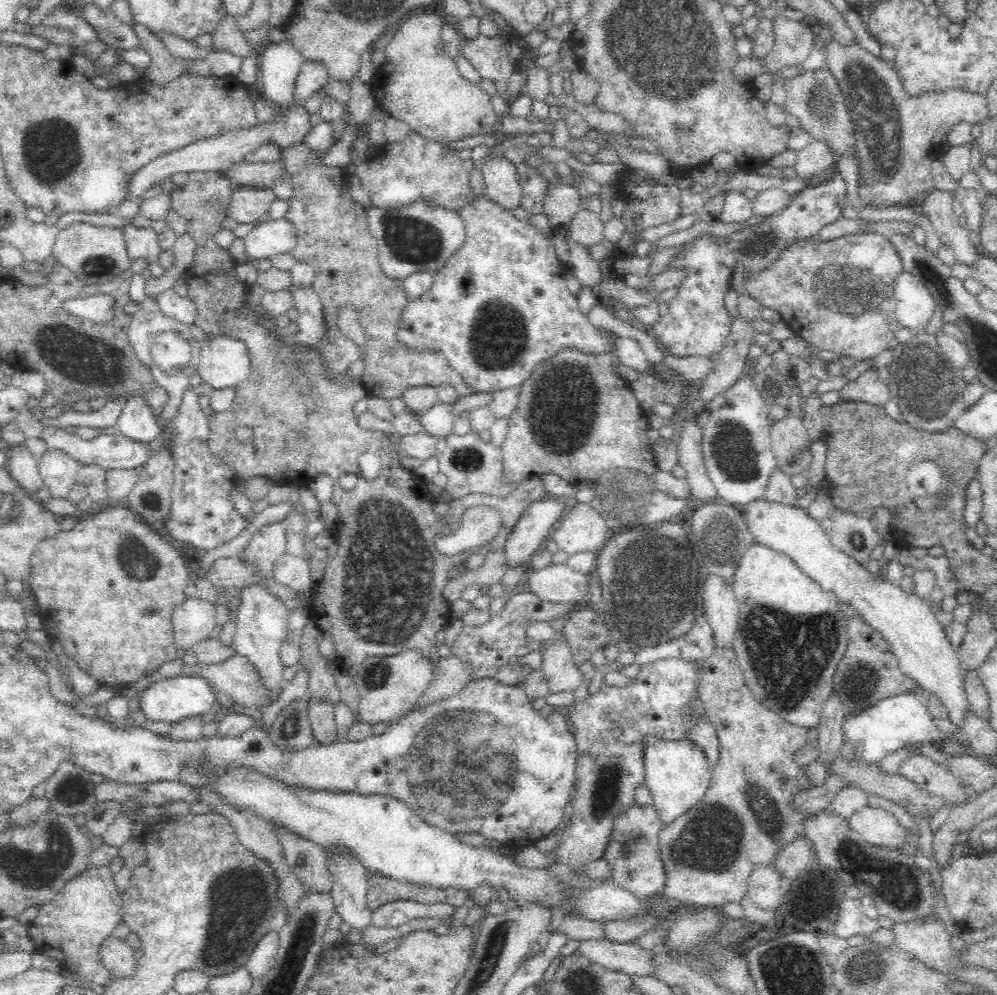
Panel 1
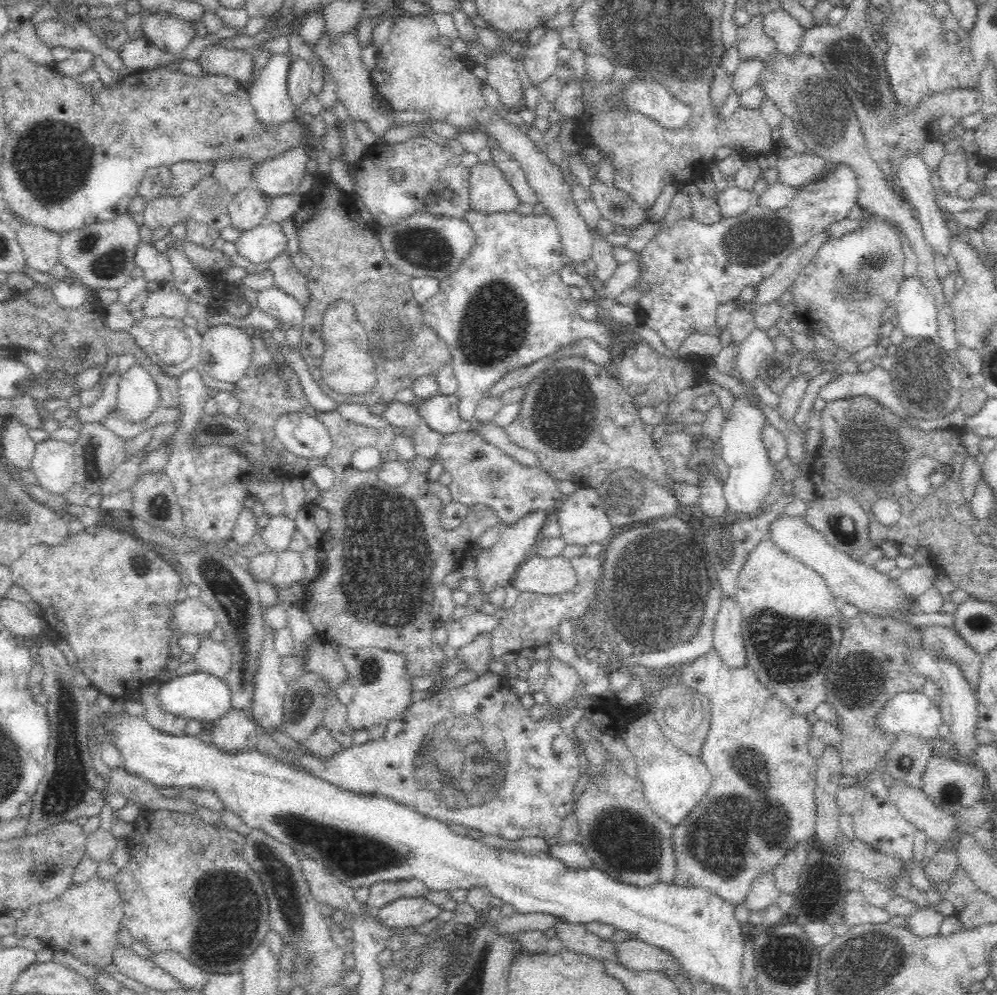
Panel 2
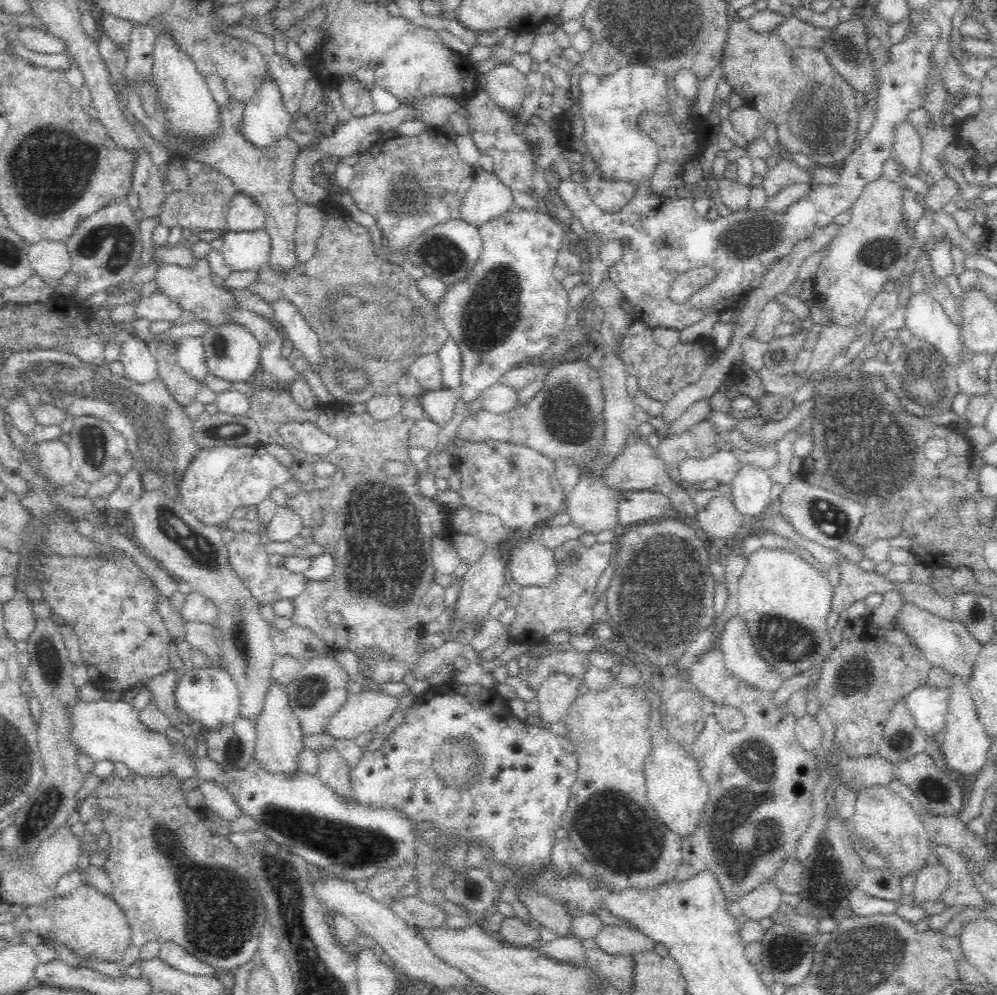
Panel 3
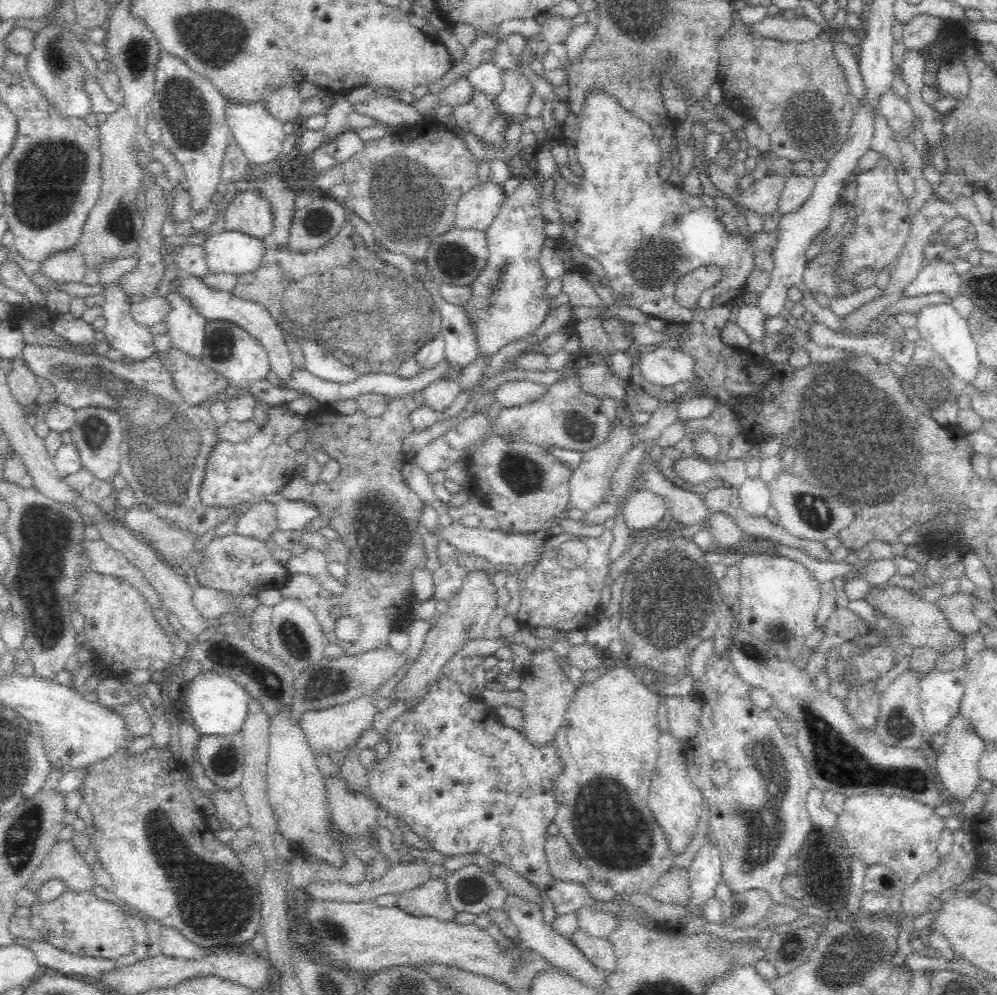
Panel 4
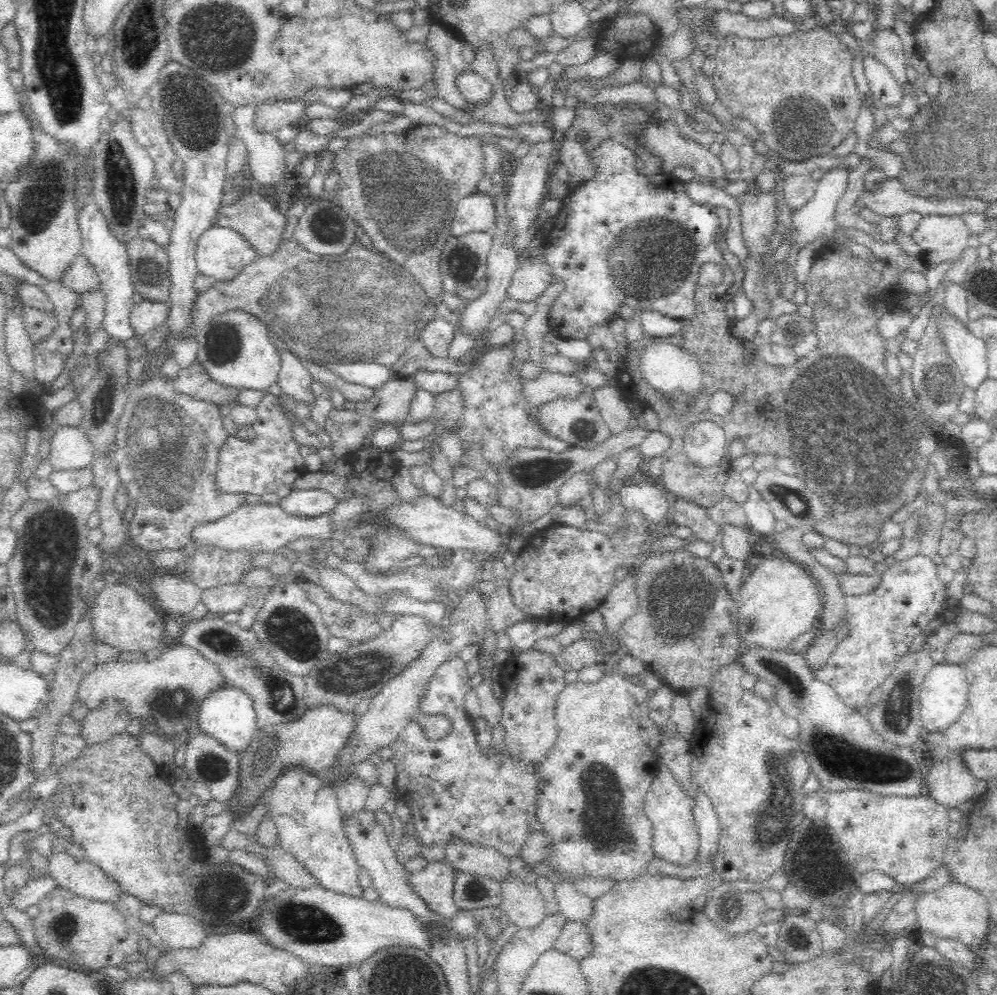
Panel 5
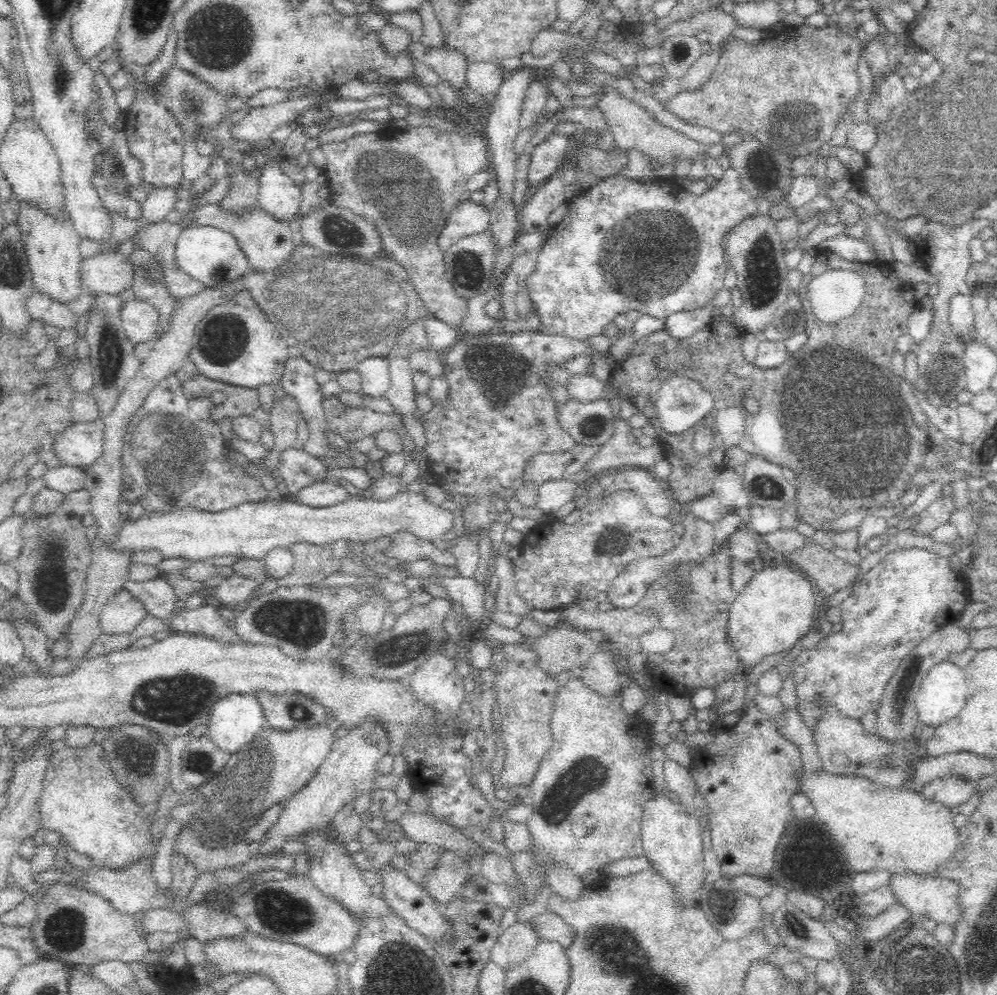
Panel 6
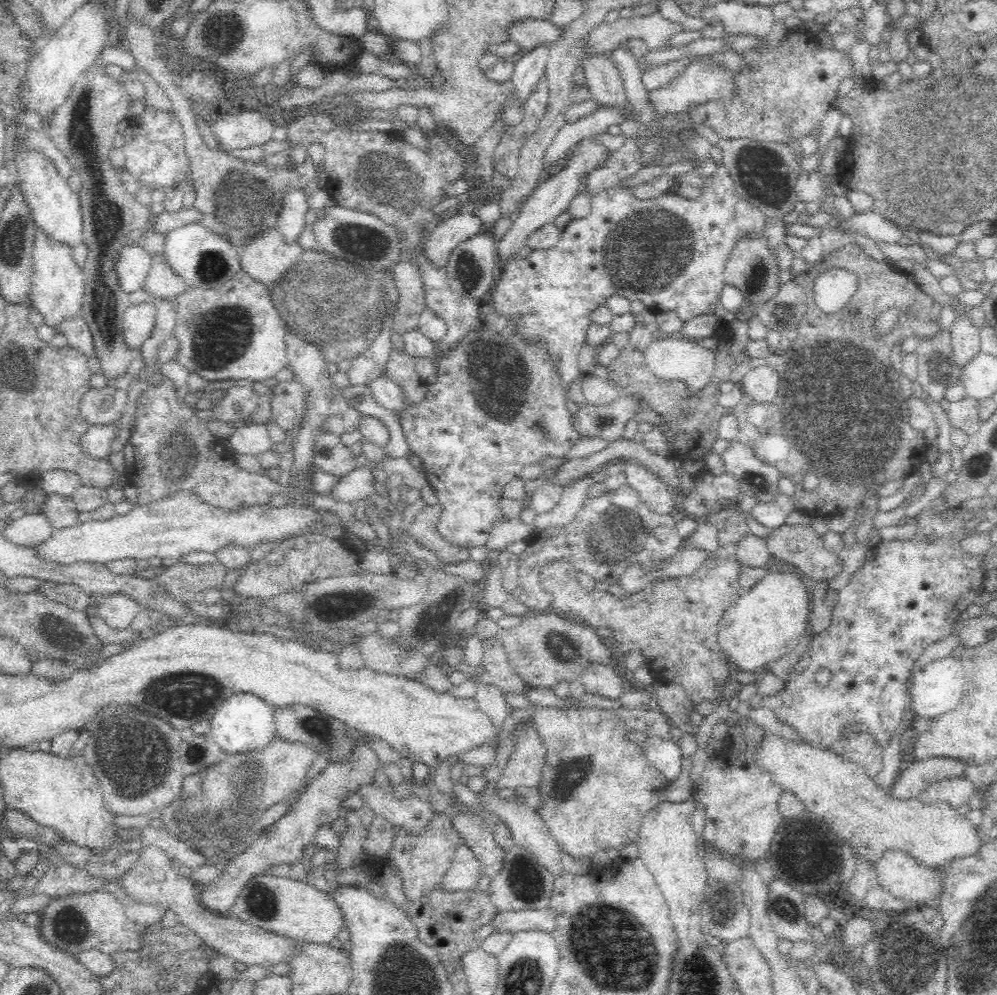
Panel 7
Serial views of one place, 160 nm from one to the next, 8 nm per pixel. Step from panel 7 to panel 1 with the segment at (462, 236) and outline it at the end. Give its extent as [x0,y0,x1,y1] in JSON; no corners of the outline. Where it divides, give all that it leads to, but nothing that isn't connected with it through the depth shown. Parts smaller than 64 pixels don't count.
[477,158,522,211]

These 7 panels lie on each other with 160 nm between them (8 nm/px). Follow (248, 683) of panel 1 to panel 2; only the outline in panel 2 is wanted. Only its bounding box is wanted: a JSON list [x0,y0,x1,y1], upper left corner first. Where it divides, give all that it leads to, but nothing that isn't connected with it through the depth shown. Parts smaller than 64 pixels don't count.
[192,635,232,679]

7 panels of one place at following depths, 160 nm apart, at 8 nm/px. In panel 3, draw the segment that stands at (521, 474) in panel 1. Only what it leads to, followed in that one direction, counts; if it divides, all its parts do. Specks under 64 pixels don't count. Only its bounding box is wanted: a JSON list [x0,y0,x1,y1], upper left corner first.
[451,360,699,518]

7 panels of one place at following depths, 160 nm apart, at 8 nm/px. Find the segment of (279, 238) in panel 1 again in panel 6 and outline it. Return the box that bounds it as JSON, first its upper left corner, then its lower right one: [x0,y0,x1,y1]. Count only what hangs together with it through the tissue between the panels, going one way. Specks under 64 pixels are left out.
[173,226,250,289]

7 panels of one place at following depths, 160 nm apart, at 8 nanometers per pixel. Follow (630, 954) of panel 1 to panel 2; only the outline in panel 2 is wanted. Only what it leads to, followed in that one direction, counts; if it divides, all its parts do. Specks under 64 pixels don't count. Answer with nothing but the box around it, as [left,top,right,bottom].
[550,919,616,961]

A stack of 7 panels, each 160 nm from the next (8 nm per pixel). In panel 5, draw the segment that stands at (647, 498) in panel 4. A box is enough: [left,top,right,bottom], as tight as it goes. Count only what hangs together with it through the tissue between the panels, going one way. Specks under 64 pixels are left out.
[616,482,672,522]

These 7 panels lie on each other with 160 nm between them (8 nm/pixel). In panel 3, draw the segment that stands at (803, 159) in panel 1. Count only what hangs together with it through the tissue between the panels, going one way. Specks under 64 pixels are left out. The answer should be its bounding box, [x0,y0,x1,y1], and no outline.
[762,159,811,199]

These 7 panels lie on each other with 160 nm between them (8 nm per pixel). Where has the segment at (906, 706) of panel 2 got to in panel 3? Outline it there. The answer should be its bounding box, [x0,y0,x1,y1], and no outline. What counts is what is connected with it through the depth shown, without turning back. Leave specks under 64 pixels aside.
[906,685,952,737]

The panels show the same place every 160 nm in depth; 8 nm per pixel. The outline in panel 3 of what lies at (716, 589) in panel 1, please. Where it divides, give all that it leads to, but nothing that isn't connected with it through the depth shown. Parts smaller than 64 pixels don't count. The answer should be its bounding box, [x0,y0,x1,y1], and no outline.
[716,616,784,692]

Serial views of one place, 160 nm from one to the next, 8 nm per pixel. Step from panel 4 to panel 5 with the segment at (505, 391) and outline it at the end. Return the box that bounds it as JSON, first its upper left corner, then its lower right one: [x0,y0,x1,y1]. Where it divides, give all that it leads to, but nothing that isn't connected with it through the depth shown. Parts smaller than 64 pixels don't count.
[520,370,591,406]

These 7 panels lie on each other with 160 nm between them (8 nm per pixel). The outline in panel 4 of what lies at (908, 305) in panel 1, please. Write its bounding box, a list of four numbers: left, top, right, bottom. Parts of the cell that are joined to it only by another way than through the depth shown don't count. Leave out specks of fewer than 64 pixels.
[916,302,981,386]

